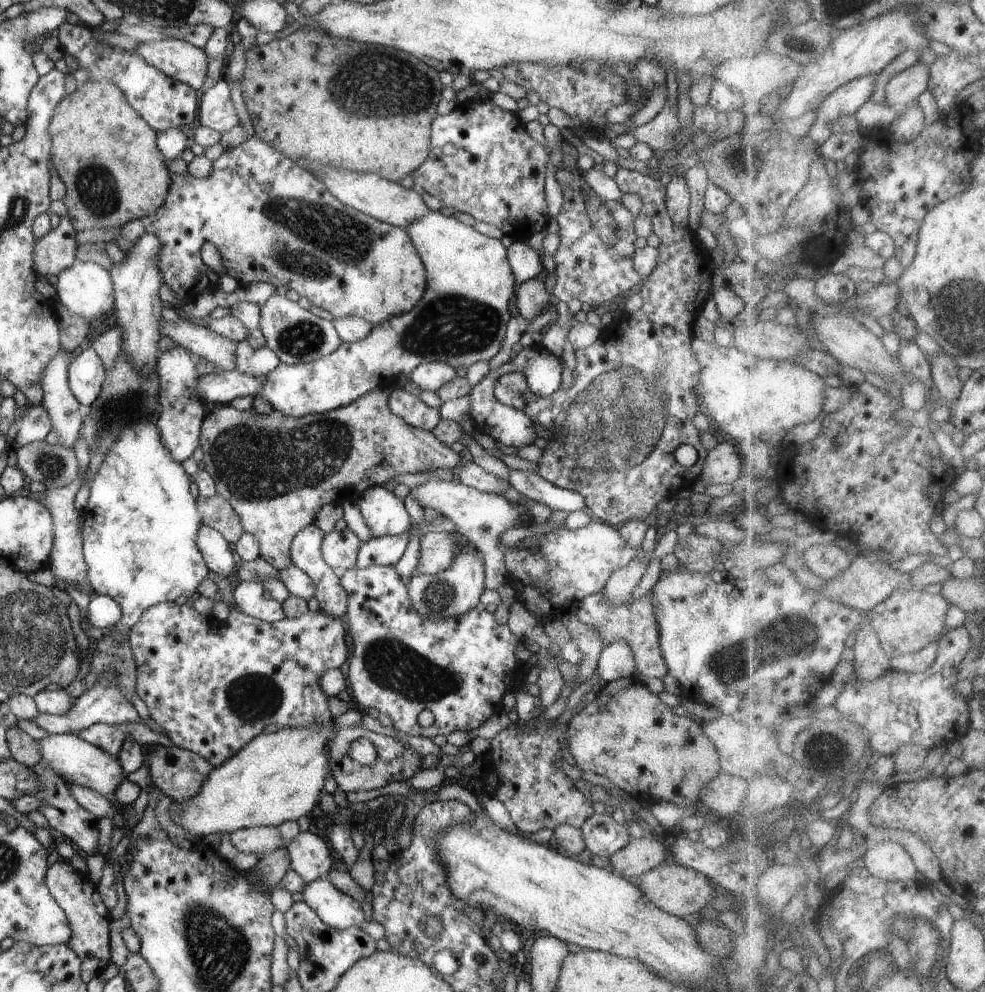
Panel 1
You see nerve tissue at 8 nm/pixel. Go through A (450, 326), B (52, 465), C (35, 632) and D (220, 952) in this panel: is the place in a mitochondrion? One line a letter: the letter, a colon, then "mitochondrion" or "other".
A: mitochondrion
B: mitochondrion
C: mitochondrion
D: mitochondrion

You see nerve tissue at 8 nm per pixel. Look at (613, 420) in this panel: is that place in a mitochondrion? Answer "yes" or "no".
yes

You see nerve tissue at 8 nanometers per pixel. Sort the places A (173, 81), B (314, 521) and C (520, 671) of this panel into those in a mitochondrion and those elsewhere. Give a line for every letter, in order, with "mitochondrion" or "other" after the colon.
A: other
B: other
C: other

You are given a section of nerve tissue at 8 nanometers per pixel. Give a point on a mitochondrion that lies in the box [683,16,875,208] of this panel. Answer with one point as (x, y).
(738, 162)

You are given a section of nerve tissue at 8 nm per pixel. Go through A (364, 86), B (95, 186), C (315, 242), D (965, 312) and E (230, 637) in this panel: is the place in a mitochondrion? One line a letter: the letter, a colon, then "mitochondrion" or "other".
A: mitochondrion
B: mitochondrion
C: mitochondrion
D: mitochondrion
E: other

